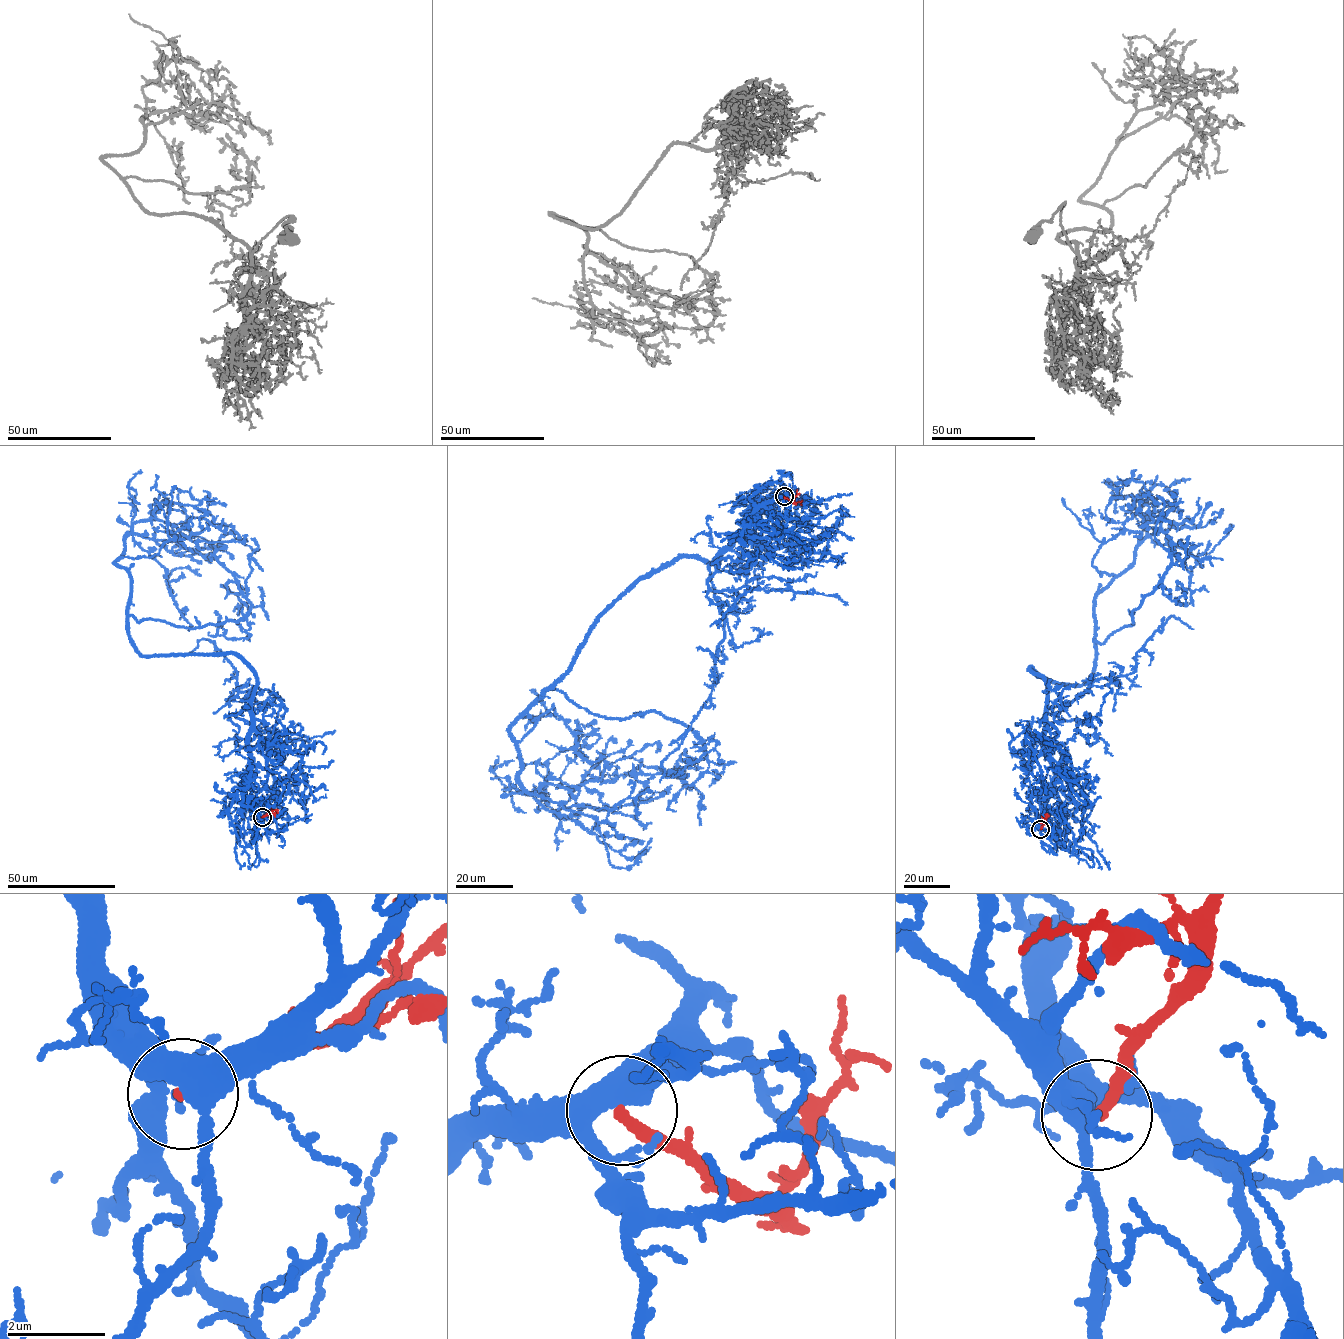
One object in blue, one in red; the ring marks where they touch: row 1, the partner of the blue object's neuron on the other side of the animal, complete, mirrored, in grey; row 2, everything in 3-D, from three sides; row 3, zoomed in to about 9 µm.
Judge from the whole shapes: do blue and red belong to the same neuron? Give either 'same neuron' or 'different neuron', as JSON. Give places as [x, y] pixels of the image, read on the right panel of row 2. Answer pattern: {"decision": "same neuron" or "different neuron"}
{"decision": "different neuron"}

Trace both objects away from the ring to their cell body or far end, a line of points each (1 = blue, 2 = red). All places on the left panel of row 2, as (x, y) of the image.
1: (262, 817), (241, 784), (253, 671), (141, 655), (115, 562), (153, 518), (260, 549)
2: (261, 817), (274, 810), (278, 810), (276, 812)

